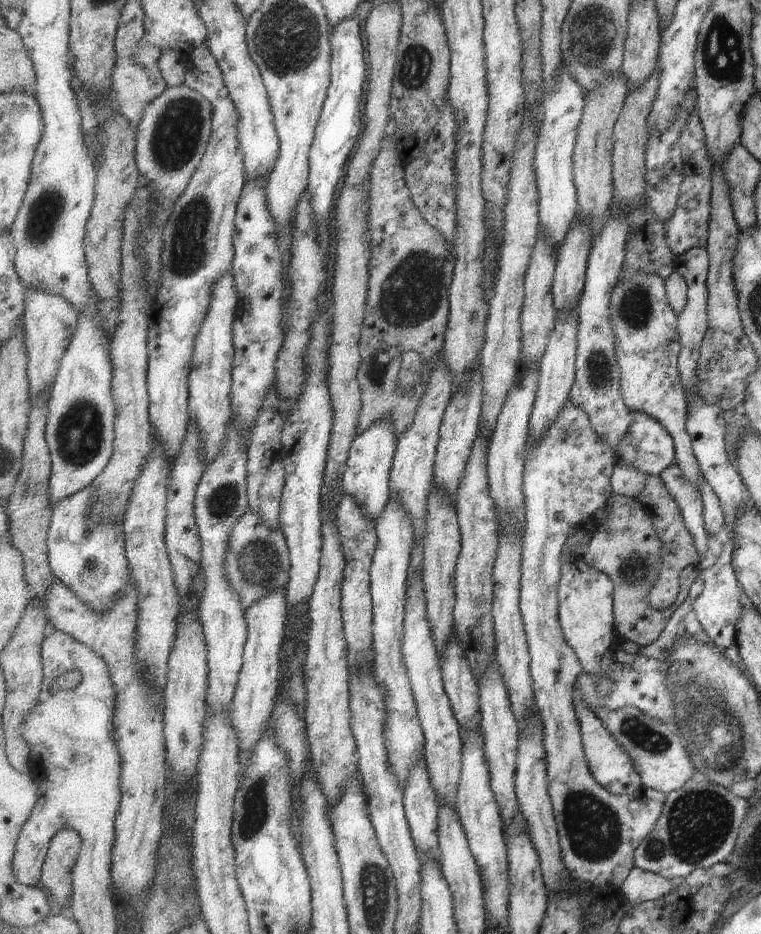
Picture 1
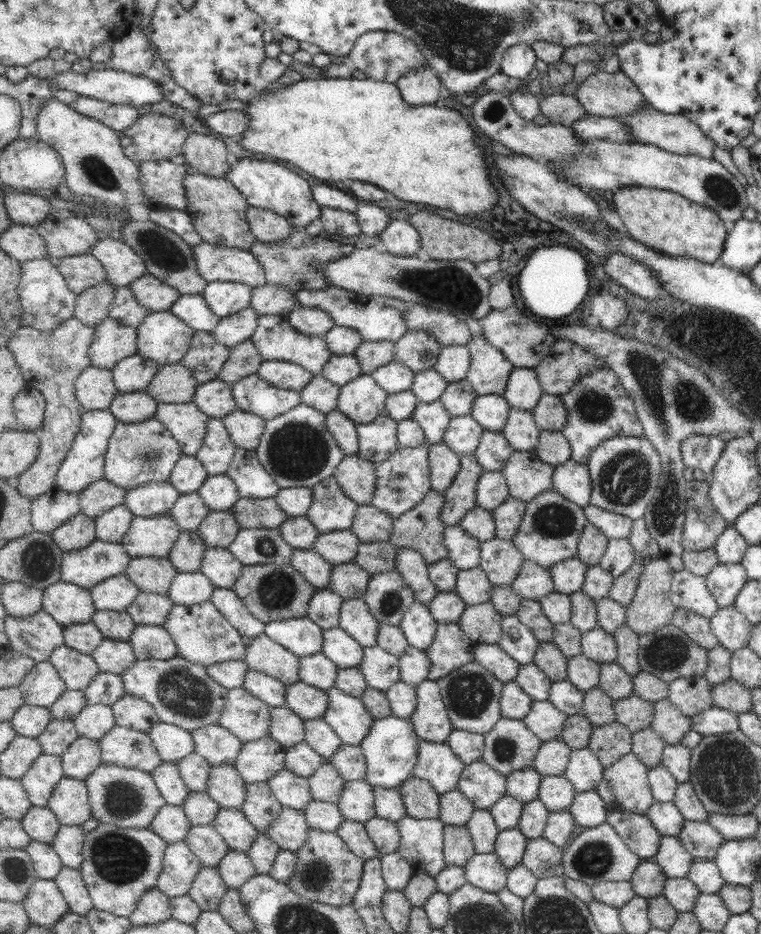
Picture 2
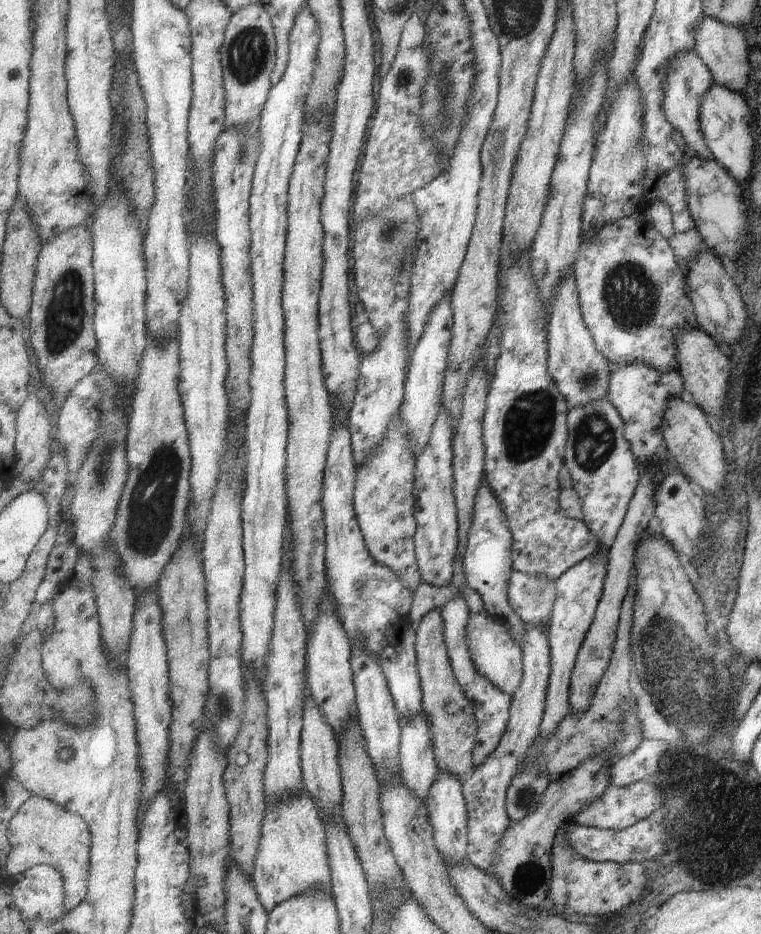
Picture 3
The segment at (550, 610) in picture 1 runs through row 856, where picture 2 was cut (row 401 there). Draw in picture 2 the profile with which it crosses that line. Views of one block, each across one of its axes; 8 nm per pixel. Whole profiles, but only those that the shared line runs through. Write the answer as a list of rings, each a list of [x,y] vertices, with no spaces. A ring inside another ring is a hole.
[[[598,368],[586,374],[572,388],[571,392],[560,396],[568,408],[568,420],[562,431],[573,450],[572,460],[588,463],[591,454],[605,440],[617,436],[645,437],[644,425],[638,417],[636,403],[624,387],[620,377],[611,368]]]

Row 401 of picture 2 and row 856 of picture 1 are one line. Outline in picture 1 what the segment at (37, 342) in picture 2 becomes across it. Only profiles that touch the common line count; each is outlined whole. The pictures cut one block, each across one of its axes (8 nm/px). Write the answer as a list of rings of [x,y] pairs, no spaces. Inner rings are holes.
[[[63,828],[49,844],[41,885],[55,907],[61,906],[69,910],[71,906],[74,872],[83,846],[84,839],[73,828]]]

